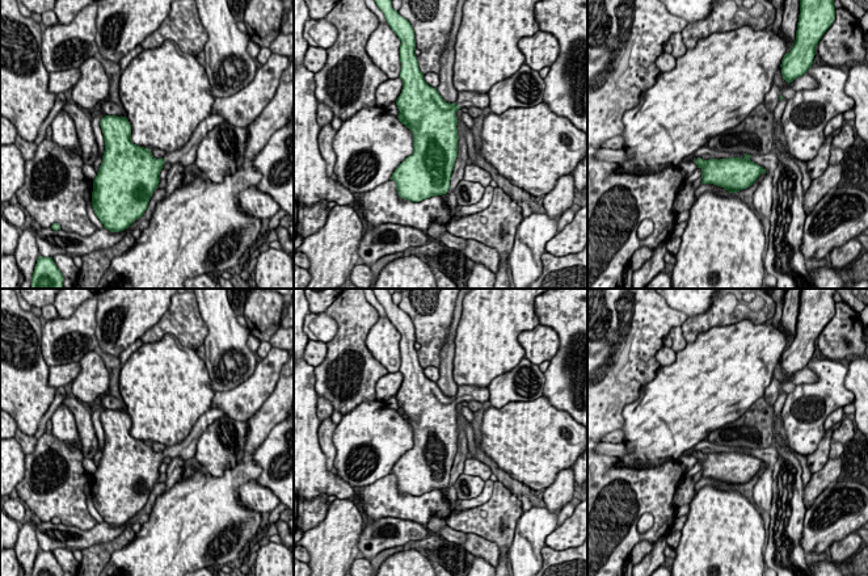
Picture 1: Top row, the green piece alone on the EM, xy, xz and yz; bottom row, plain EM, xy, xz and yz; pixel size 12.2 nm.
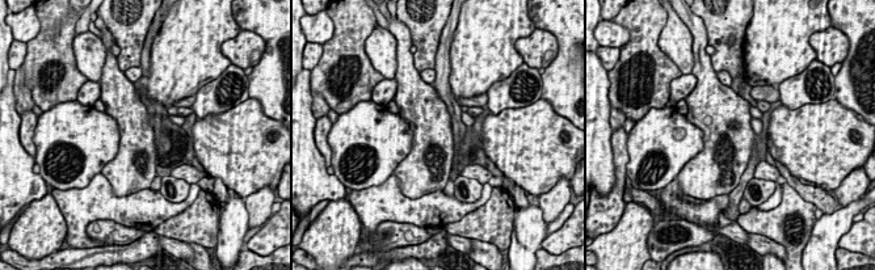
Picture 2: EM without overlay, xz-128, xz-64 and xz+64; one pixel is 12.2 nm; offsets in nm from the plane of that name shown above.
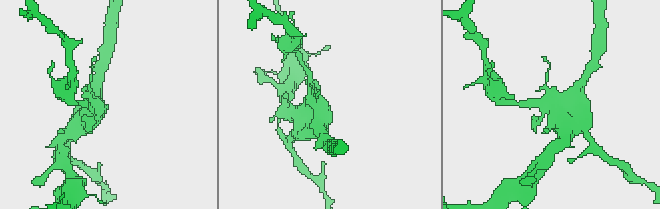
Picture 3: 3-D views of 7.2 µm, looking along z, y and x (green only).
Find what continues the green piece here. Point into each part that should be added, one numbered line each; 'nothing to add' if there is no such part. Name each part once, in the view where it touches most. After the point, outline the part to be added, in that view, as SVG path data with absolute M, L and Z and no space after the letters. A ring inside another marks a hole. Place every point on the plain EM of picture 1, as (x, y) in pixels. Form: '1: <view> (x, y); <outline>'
1: xz (464, 392); M460 386L458 387L456 398L460 403L471 400L484 403L489 400L489 390L486 387L477 386Z

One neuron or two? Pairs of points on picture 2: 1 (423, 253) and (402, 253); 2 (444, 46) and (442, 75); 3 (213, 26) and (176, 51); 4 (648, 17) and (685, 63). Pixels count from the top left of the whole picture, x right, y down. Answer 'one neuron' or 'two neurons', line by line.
1: one neuron
2: one neuron
3: one neuron
4: two neurons

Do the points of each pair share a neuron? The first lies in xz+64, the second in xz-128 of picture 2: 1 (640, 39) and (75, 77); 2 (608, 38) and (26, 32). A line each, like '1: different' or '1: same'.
1: same
2: same

